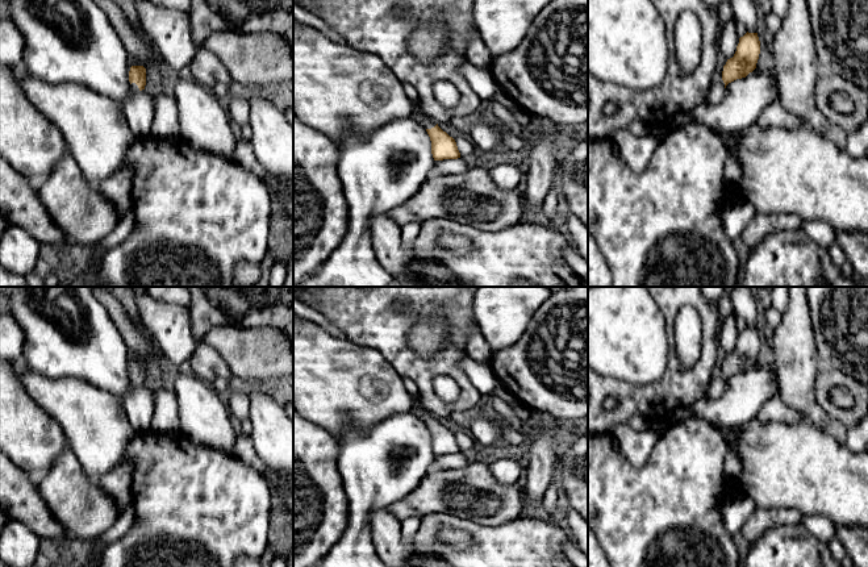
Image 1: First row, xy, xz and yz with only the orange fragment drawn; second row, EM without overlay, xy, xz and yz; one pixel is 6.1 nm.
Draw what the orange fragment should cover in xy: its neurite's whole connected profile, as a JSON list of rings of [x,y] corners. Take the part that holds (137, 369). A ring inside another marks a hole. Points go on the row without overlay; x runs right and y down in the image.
[[[132,360],[129,366],[130,388],[137,389],[146,380],[146,363],[143,360]]]

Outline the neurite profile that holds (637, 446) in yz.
[[[627,422],[615,426],[613,435],[634,468],[642,468],[664,430],[634,430]]]

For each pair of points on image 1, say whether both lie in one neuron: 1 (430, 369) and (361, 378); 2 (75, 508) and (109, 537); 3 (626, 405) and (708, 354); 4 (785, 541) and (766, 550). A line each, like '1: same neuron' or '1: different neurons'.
1: different neurons
2: different neurons
3: same neuron
4: same neuron

